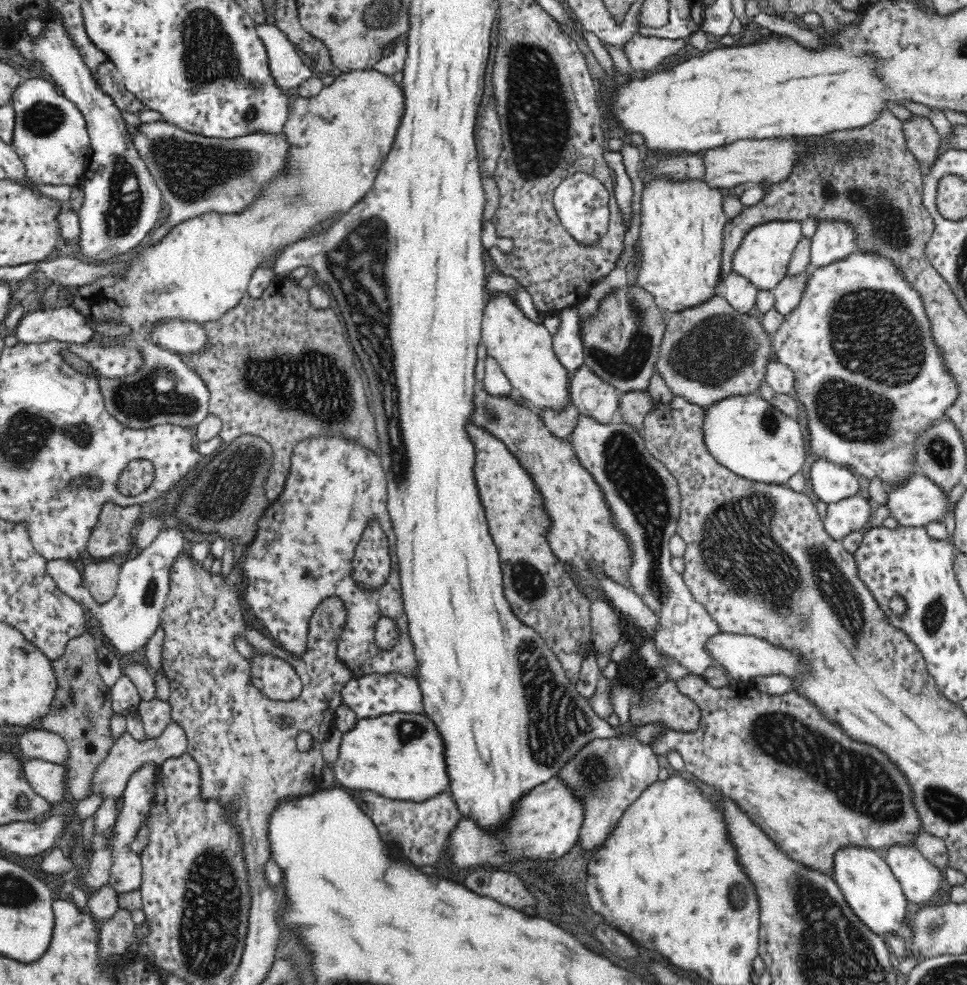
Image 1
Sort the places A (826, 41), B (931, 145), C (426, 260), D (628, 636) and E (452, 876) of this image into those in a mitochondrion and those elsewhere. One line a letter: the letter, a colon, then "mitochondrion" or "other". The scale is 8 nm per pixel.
A: other
B: other
C: other
D: other
E: other

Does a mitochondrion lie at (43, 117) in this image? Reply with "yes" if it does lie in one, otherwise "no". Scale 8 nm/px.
yes

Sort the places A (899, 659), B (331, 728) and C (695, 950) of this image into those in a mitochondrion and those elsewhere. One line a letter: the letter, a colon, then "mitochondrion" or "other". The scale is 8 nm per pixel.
A: other
B: other
C: other

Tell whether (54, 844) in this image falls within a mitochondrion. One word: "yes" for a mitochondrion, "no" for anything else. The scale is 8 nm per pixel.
no

